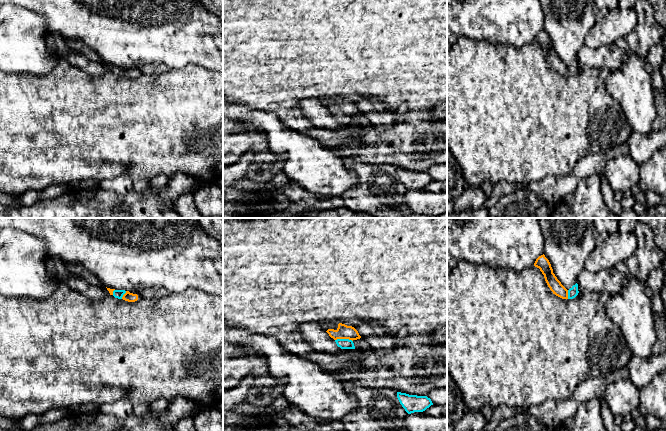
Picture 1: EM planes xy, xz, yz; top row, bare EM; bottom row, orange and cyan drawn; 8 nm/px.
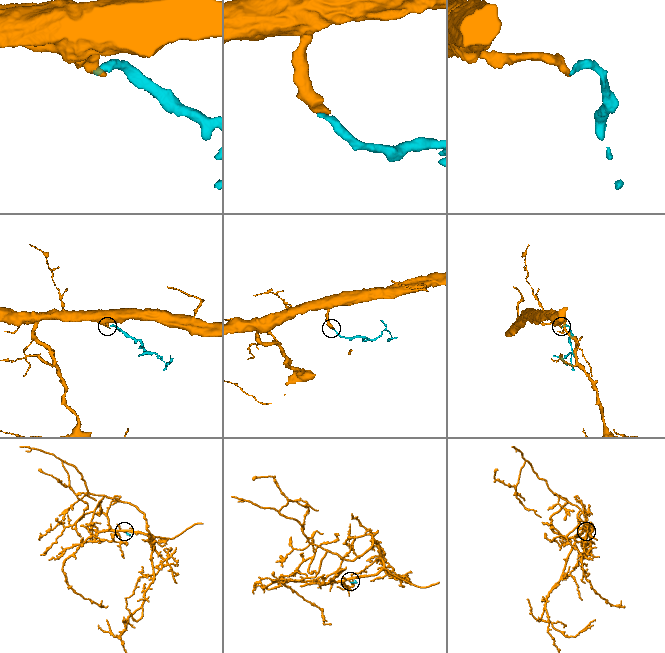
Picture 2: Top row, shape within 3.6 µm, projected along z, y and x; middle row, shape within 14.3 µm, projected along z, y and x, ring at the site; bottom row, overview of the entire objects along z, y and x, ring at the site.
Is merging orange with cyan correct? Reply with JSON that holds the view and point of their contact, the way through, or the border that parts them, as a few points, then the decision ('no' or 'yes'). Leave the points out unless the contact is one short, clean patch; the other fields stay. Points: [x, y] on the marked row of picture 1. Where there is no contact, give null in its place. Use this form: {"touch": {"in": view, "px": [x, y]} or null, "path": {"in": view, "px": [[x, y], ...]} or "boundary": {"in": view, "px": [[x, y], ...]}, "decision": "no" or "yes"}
{"touch": {"in": "xz", "px": [344, 338]}, "decision": "yes"}

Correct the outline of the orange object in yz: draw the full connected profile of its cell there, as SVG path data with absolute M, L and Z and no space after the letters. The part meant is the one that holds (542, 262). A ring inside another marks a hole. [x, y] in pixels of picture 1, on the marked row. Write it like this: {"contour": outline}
{"contour": "M544 254L536 259L534 266L540 269L548 287L556 296L562 299L573 299L578 295L578 284L576 283L567 290L553 273L551 264Z"}

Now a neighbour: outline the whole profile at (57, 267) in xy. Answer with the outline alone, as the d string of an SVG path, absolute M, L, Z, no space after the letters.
M50 256L47 259L47 270L59 282L65 283L70 289L79 292L88 299L99 300L110 295L107 288L102 284L90 284L73 274L69 270L69 264L58 257Z

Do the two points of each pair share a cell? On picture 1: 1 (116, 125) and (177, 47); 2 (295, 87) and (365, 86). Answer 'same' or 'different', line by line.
1: different
2: same

